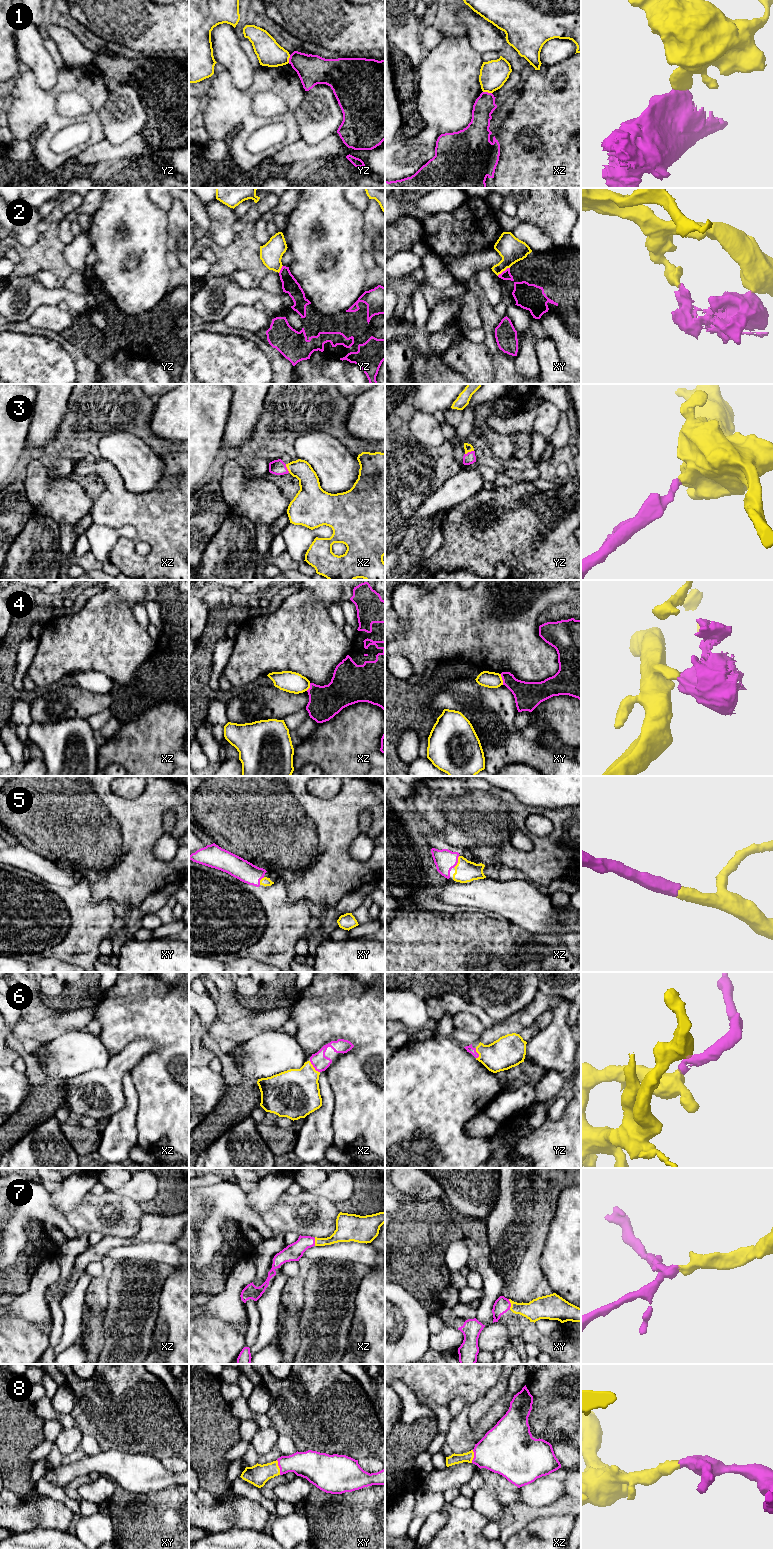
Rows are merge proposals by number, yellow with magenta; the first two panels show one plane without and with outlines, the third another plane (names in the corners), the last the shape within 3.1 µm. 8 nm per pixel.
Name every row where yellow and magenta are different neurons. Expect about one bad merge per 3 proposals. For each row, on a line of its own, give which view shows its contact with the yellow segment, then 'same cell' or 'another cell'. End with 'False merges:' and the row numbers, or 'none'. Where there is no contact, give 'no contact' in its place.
1: meets yellow in xz; another cell
2: meets yellow in xy; another cell
3: meets yellow in xz; same cell
4: meets yellow in xy; another cell
5: meets yellow in xz; same cell
6: meets yellow in xz; same cell
7: meets yellow in xy; same cell
8: meets yellow in xy; same cell
False merges: 1, 2, 4

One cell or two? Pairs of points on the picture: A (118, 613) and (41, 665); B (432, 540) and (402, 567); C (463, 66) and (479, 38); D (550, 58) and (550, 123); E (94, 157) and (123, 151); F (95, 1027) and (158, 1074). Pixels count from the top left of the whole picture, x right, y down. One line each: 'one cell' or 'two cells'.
A: one cell
B: one cell
C: two cells
D: two cells
E: one cell
F: two cells

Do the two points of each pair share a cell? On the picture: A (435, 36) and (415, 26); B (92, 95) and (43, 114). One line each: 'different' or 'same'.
A: different
B: same

